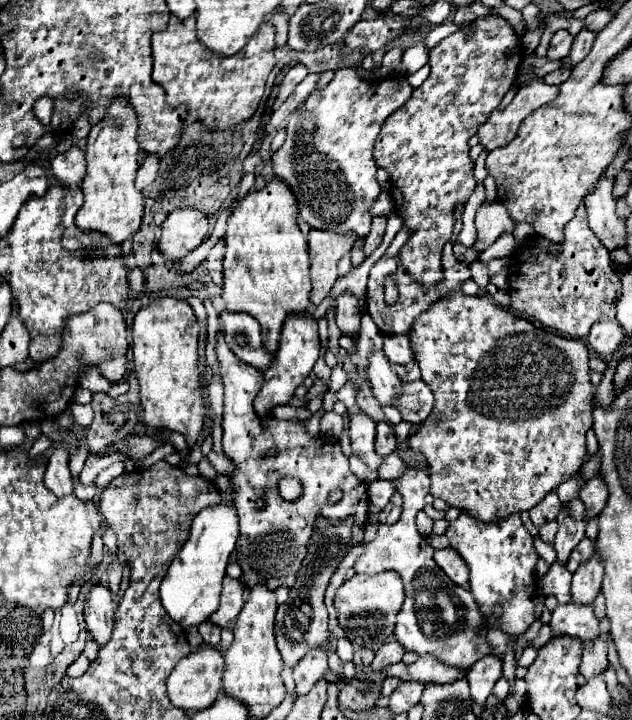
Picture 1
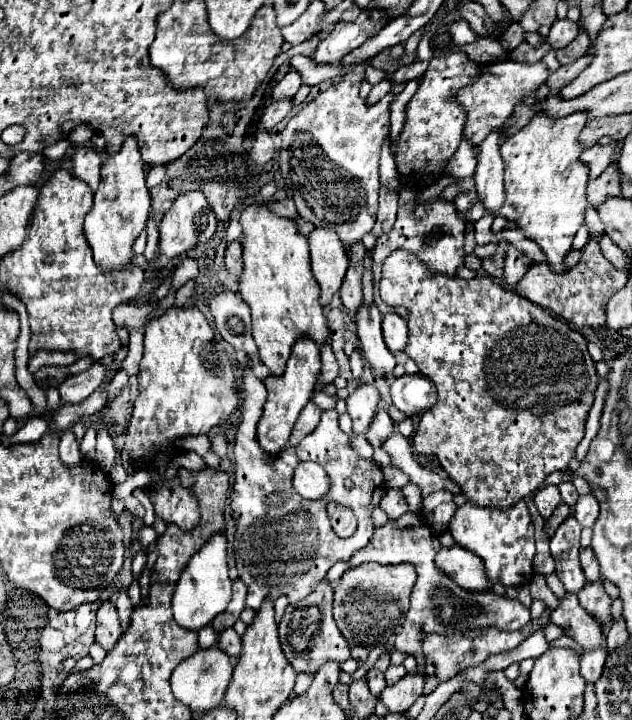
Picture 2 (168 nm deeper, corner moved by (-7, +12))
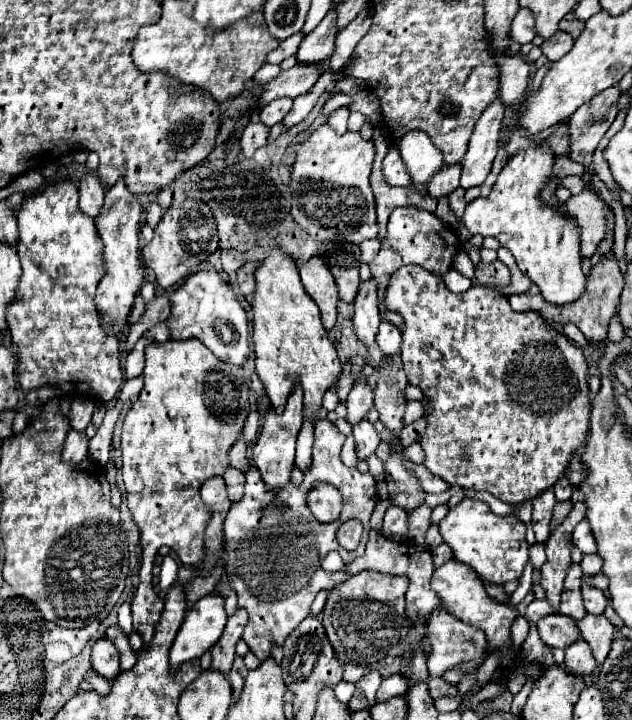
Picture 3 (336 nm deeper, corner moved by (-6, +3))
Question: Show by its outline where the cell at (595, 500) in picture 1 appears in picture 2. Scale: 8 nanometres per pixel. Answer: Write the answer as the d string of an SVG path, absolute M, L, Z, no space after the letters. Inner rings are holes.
M586 494L586 496L578 498L578 502L574 506L574 516L580 522L580 526L592 528L596 518L598 518L598 514L600 514L600 504L596 502L594 494Z

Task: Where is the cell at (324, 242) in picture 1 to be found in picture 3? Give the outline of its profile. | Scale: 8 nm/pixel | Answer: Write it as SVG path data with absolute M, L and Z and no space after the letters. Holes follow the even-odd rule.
M311 257L303 265L299 265L299 275L301 283L307 291L307 295L317 303L321 311L321 321L327 331L335 327L335 317L337 317L337 285L333 281L331 271L319 257Z

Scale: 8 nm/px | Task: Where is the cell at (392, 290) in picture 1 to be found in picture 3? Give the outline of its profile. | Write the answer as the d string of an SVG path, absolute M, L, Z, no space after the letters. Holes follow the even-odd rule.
M407 265L401 267L389 281L387 293L385 293L385 303L391 311L399 313L405 319L405 329L403 329L403 345L401 345L401 357L403 357L403 367L409 377L409 383L417 383L417 387L423 391L425 397L433 403L431 413L427 415L427 427L423 437L419 439L423 451L425 451L425 467L433 473L439 475L445 483L449 485L461 485L463 489L475 489L475 491L489 491L493 497L519 505L531 497L537 497L545 489L553 487L555 481L563 475L563 471L569 465L569 459L573 453L581 447L581 443L587 437L589 429L589 413L591 413L591 401L589 401L589 387L587 387L587 361L577 345L573 345L565 335L557 333L553 327L549 327L543 317L535 311L513 311L509 307L509 301L499 295L497 289L475 285L467 289L465 293L451 293L443 279L439 275L427 273L419 265Z

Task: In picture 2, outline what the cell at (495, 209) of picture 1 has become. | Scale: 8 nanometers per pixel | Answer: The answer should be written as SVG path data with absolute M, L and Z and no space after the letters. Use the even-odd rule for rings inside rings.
M492 132L480 146L478 146L478 168L474 174L474 182L480 194L480 202L486 212L494 214L506 202L506 192L502 184L502 156L500 156L500 142L498 134Z

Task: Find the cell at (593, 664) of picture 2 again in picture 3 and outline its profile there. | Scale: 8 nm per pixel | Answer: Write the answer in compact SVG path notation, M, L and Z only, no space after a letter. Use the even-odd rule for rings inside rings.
M579 637L573 645L569 645L565 649L565 667L567 667L567 671L589 673L589 675L593 675L597 671L597 663L591 655L589 645L583 641L583 637Z

